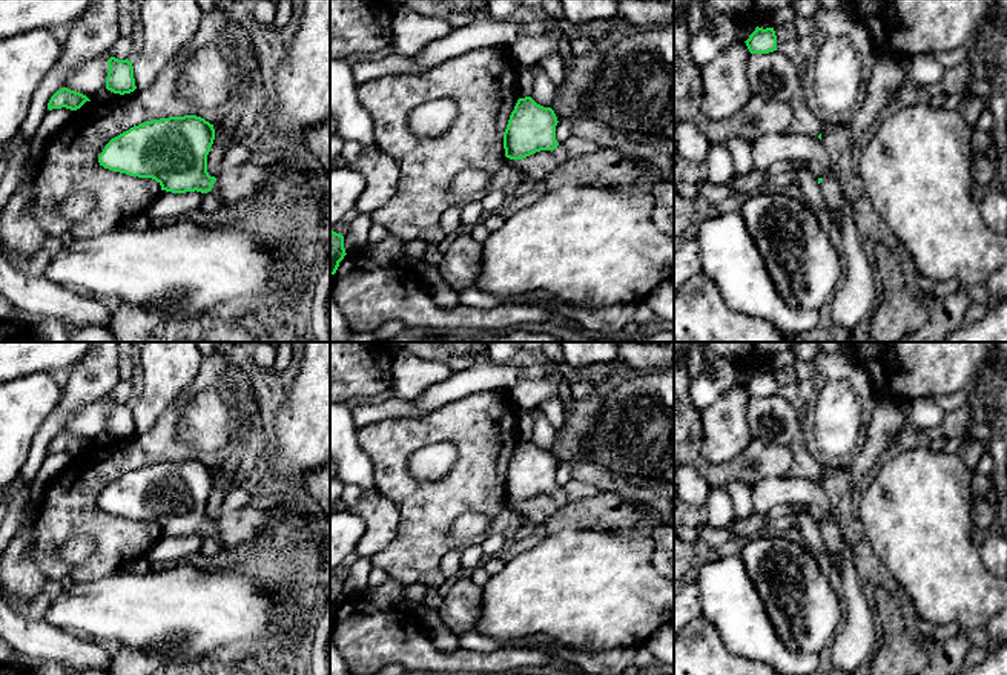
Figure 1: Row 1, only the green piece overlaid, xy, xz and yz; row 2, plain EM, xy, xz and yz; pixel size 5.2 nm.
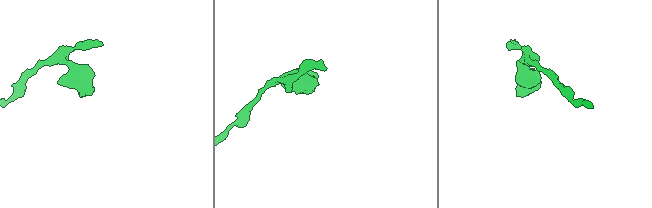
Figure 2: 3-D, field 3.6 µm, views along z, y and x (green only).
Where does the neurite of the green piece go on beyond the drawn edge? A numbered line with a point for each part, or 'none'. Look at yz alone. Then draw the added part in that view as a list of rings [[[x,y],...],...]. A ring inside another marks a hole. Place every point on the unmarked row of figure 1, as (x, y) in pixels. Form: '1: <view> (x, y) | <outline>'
1: yz (831, 534) | [[[823,522],[820,532],[827,548],[834,571],[841,572],[844,568],[844,558],[841,548],[843,538],[838,525]]]

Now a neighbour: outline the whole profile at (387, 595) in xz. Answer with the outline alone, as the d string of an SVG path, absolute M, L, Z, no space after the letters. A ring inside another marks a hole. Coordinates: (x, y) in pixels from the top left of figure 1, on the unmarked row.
M388 578L378 588L367 588L361 597L378 609L395 609L402 600L402 592L404 586L398 580Z

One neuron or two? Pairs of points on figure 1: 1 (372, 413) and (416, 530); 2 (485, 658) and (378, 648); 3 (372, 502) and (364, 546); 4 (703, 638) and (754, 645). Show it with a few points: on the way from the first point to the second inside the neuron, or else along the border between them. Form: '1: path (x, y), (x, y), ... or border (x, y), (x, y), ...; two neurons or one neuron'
1: border (410, 416), (382, 419), (358, 430); two neurons
2: path (459, 658), (429, 658), (412, 648), (404, 648); one neuron
3: path (372, 513), (372, 536); one neuron
4: border (702, 614), (731, 652), (749, 658); two neurons

